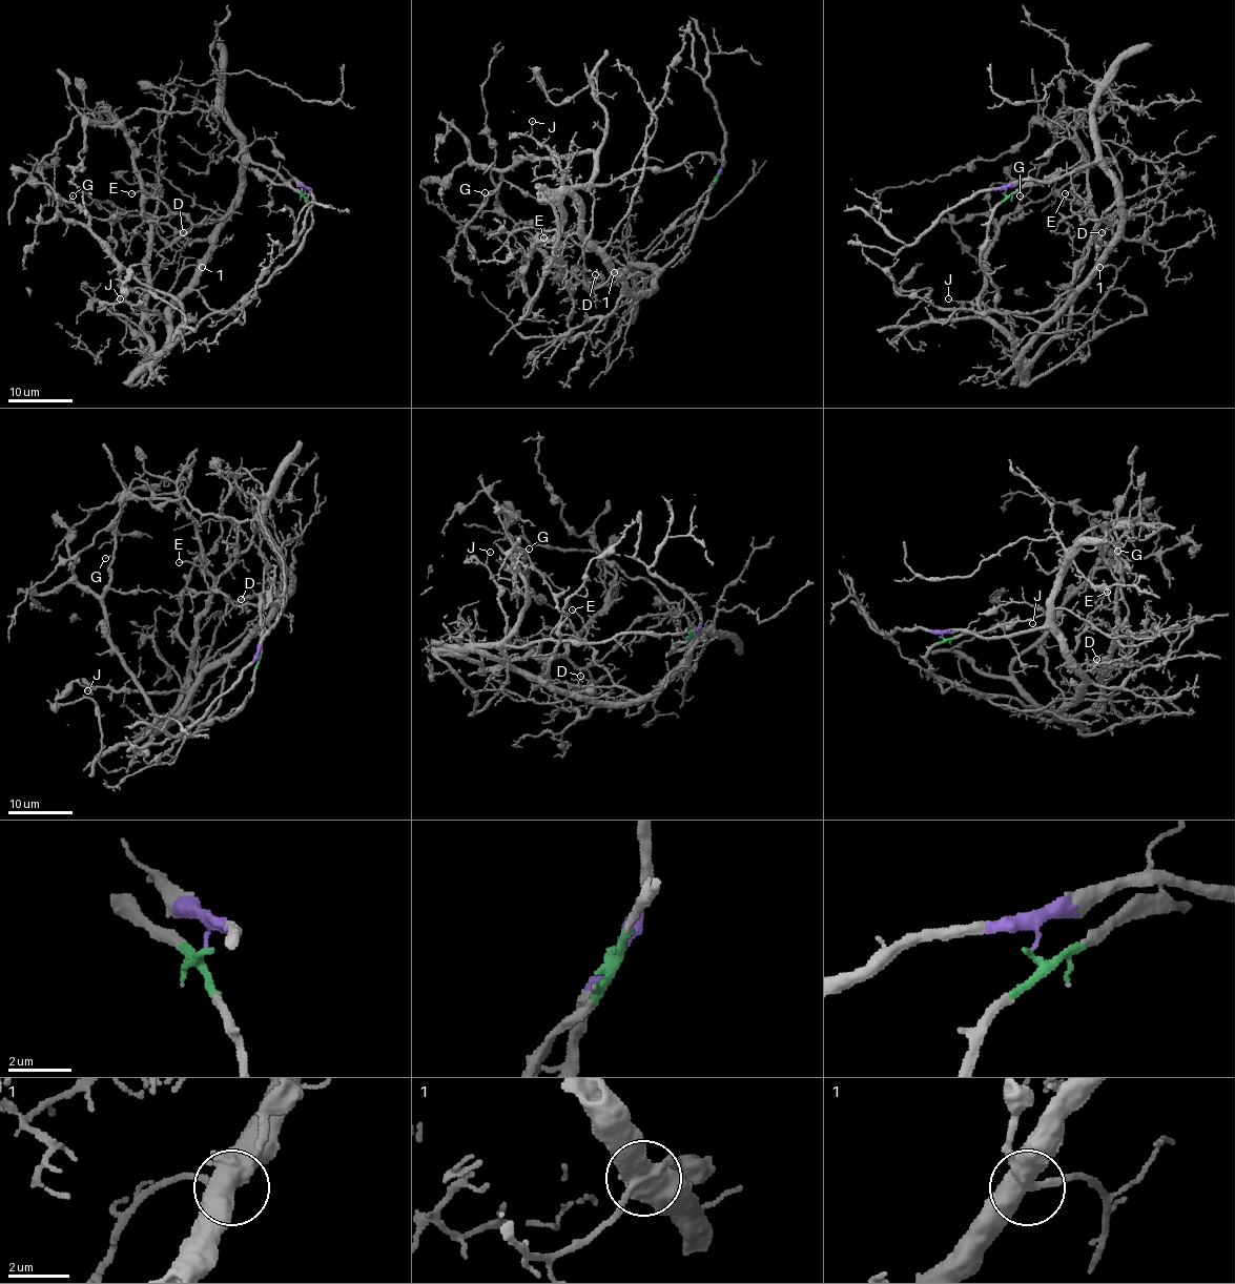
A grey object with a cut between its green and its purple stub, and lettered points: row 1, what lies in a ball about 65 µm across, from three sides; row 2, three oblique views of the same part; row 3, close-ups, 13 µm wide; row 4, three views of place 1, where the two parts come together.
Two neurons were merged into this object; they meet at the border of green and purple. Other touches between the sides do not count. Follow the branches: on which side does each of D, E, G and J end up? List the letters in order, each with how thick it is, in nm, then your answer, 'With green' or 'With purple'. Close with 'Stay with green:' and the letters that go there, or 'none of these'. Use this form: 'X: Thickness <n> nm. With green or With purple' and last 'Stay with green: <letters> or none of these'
D: Thickness 100 nm. With purple
E: Thickness 140 nm. With purple
G: Thickness 120 nm. With green
J: Thickness 90 nm. With purple
Stay with green: G

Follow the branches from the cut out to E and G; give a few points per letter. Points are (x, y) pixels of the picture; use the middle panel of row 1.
E: (717, 178), (693, 239), (649, 289), (596, 250), (585, 250), (579, 244), (561, 247), (543, 237)
G: (717, 175), (723, 162), (691, 153), (594, 184), (593, 151), (581, 151), (521, 157), (485, 204), (485, 192)

